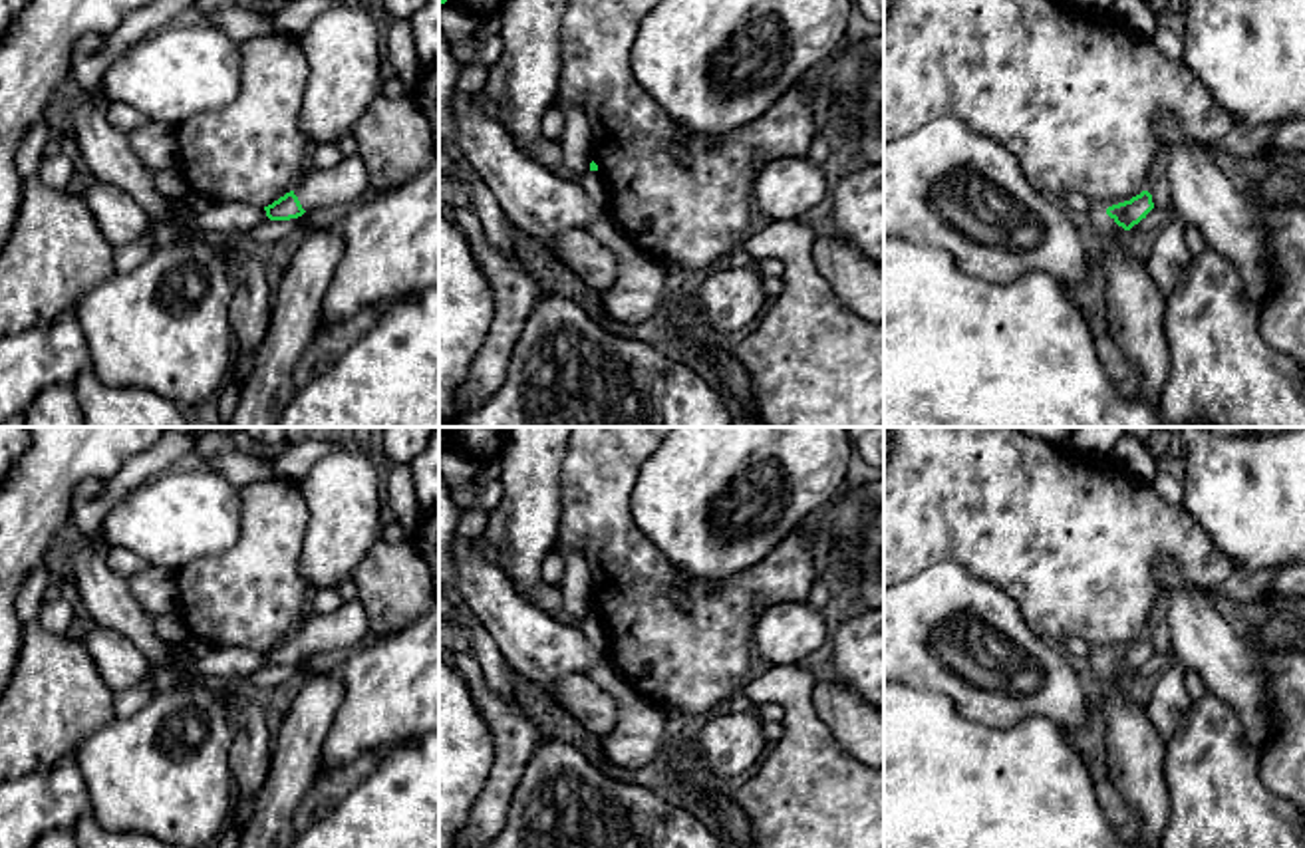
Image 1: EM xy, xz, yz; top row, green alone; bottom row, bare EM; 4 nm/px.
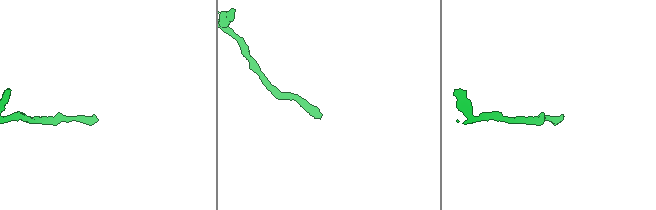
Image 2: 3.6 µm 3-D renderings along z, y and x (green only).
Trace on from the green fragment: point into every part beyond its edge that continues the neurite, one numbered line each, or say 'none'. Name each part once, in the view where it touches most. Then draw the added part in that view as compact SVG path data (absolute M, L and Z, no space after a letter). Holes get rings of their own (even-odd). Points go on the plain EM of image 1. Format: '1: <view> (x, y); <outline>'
1: xy (320, 636); M344 604L332 614L312 614L294 632L302 653L310 659L332 659L365 643L369 618L358 604Z

